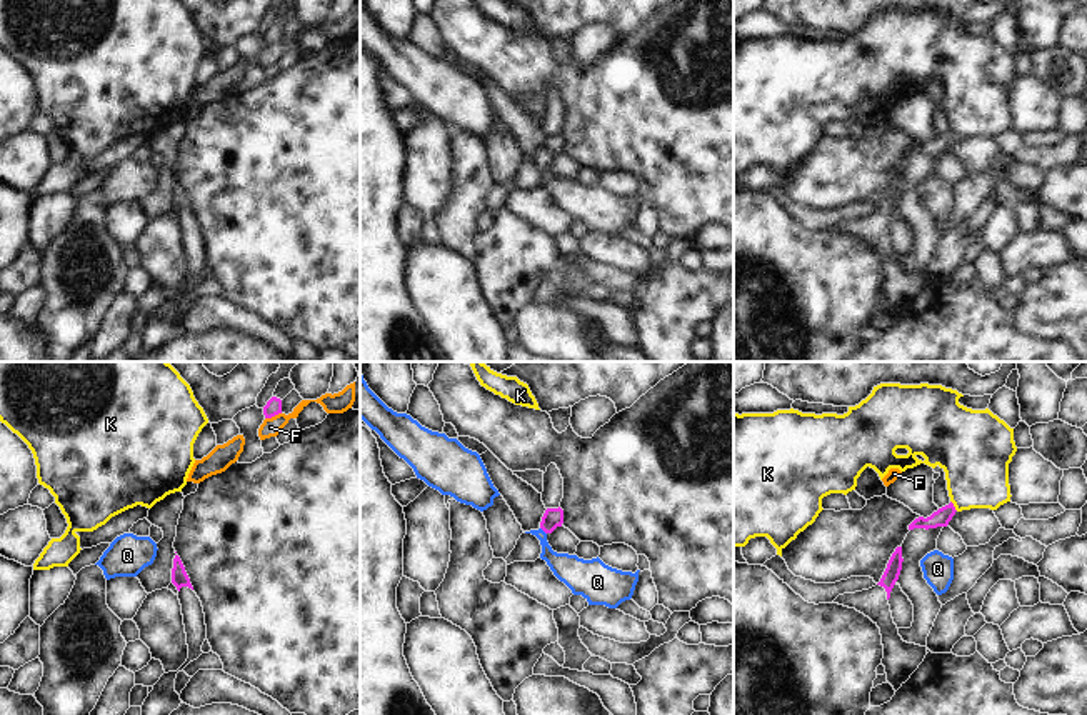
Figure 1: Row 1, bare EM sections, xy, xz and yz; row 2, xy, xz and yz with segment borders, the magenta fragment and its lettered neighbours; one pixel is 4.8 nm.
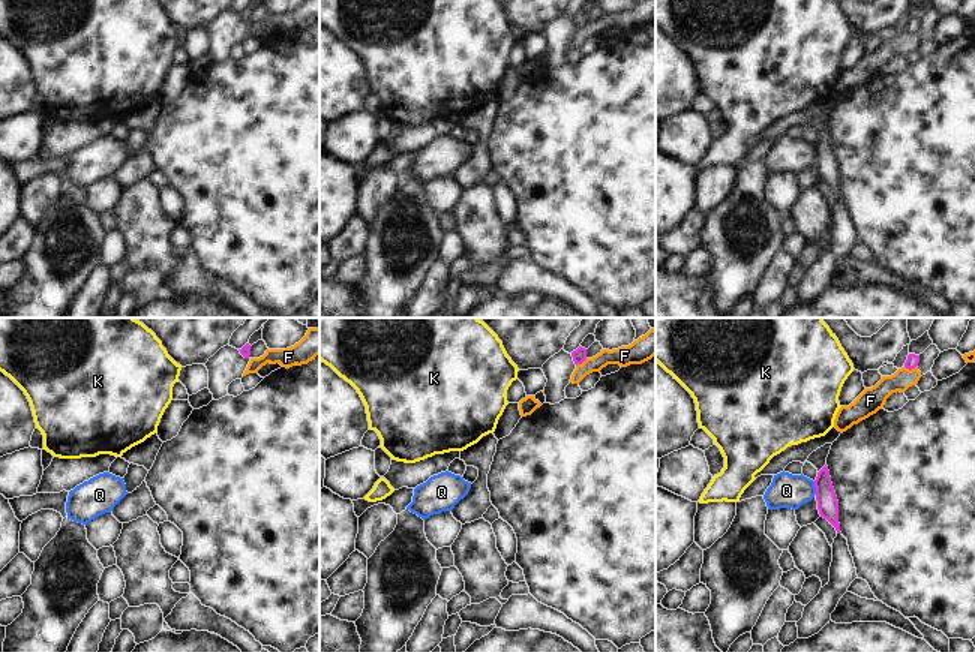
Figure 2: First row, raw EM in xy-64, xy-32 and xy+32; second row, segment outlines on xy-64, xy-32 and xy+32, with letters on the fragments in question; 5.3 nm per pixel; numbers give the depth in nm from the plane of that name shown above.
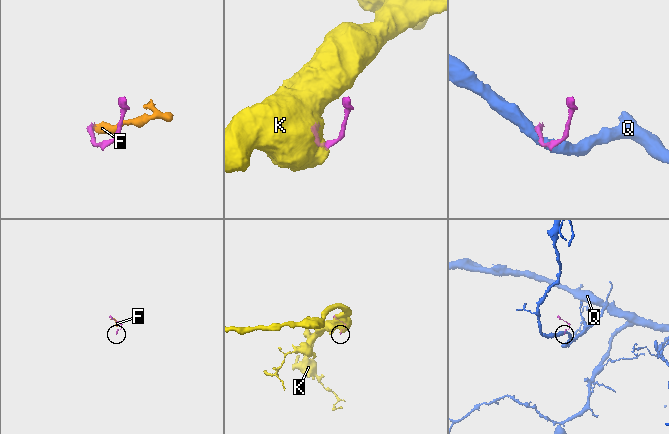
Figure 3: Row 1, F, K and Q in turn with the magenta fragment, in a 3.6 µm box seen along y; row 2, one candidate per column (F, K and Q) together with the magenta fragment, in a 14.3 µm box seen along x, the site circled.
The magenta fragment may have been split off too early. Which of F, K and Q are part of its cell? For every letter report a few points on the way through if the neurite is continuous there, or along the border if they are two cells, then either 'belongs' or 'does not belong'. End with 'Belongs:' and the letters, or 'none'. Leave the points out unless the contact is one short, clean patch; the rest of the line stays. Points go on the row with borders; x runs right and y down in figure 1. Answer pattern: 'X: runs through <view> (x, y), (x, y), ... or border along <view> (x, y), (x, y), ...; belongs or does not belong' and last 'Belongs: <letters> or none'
F: border along xy (280, 412), (265, 419); does not belong
K: border along yz (951, 500), (957, 510); does not belong
Q: border along xz (540, 527), (546, 534); does not belong
Belongs: none

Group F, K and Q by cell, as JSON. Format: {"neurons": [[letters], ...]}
{"neurons": [["F"], ["K"], ["Q"]]}

